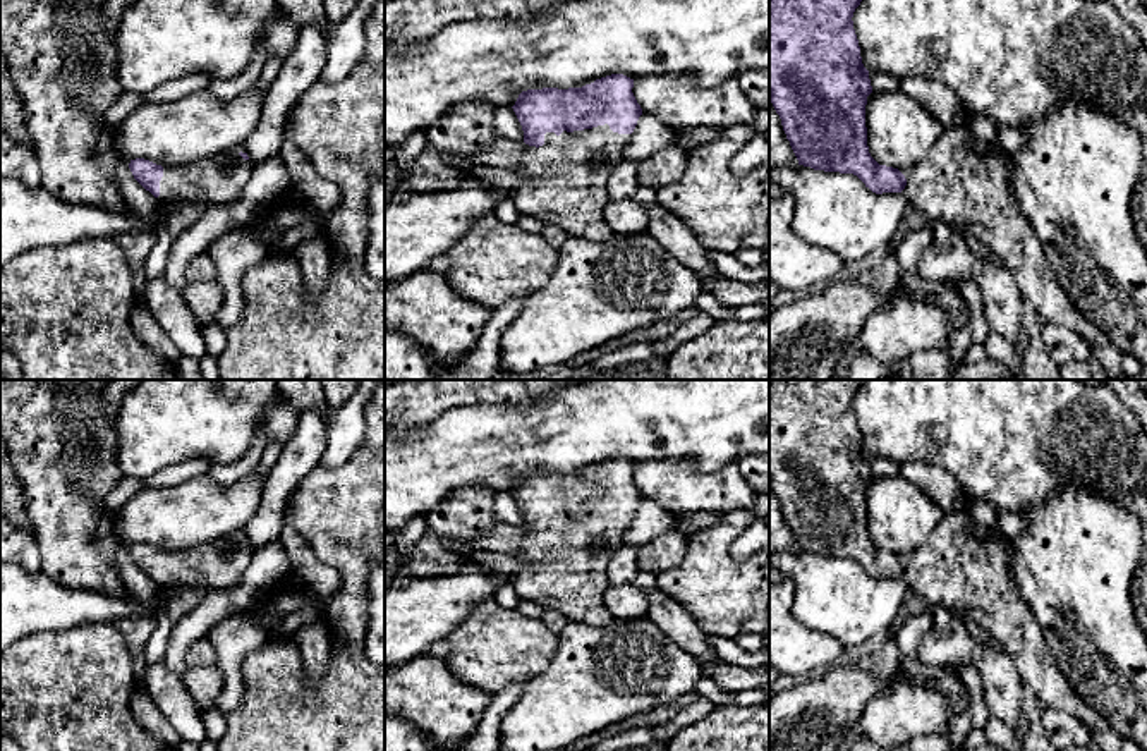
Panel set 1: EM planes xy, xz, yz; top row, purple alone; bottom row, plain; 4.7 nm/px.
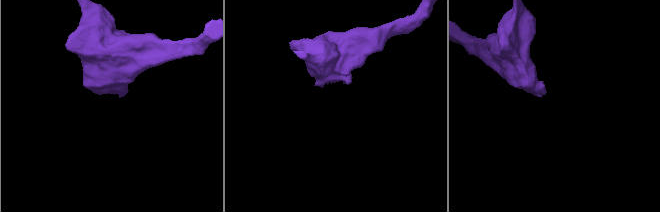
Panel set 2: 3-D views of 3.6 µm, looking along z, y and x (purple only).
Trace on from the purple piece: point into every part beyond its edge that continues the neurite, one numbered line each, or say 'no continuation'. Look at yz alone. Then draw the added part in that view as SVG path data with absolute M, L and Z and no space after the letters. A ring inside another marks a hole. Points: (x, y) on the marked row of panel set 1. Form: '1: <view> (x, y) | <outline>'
1: yz (962, 181) | M967 125L944 129L925 158L900 170L907 179L900 194L925 217L929 225L946 222L958 230L968 230L989 247L1013 277L1022 299L1042 321L1073 330L1097 354L1106 352L1111 340L1075 308L1061 289L1037 235L1010 192L1006 167L1008 155L996 141L977 139Z

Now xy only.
1: xy (218, 181) | M244 144L185 167L163 167L160 203L206 203L228 206L244 191L252 162L244 160Z

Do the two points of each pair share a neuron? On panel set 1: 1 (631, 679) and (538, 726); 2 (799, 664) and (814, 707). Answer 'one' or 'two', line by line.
1: one
2: two

